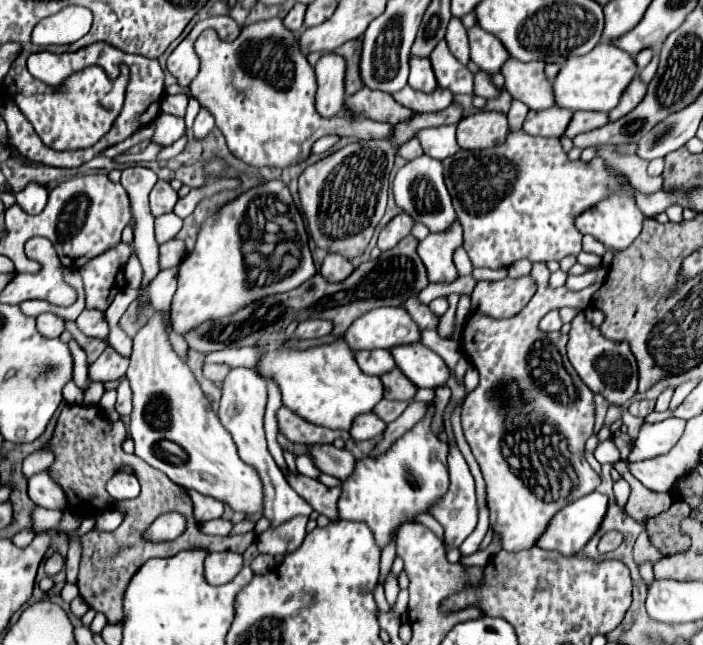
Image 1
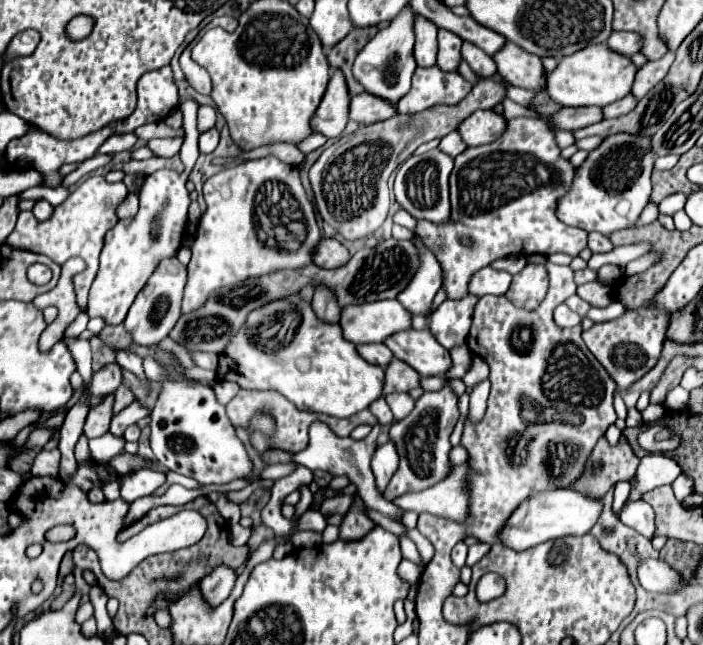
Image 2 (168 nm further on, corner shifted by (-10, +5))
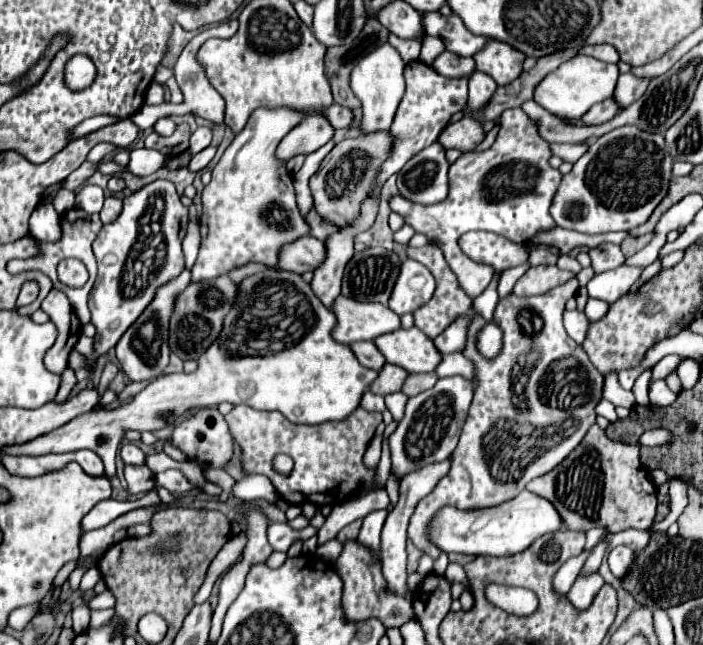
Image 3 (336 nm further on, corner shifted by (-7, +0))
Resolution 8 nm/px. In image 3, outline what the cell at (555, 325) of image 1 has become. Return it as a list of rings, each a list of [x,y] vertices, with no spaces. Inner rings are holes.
[[[566,310],[564,312],[564,328],[572,340],[582,344],[586,338],[586,330],[588,330],[588,318],[584,316],[584,312],[578,312],[578,310],[568,312]]]

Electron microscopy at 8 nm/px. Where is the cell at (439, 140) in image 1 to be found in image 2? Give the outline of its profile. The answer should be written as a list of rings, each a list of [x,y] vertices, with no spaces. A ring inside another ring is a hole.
[[[453,131],[453,133],[449,133],[449,135],[445,135],[445,137],[441,139],[439,149],[441,149],[443,153],[451,155],[451,157],[457,157],[461,151],[465,151],[465,149],[467,149],[467,145],[465,145],[465,143],[463,143],[463,139],[459,137],[459,133],[457,133],[457,131]]]

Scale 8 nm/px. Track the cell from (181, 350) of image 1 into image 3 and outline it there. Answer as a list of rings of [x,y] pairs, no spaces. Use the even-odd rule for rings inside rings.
[[[194,204],[189,207],[188,228],[186,238],[182,242],[184,258],[186,258],[186,268],[190,270],[194,266],[198,257],[198,246],[201,244],[201,235],[198,232],[199,214]]]

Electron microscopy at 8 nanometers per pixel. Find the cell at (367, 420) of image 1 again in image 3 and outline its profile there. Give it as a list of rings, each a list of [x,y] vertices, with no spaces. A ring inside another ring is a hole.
[[[370,390],[364,392],[364,398],[360,402],[360,406],[368,412],[384,412],[386,410],[386,404],[384,404],[384,398],[378,396],[378,394],[372,394]]]

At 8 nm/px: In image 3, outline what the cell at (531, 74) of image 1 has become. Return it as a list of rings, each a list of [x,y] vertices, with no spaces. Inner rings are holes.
[[[488,40],[488,46],[484,46],[484,50],[474,56],[476,70],[490,74],[498,86],[506,86],[522,74],[524,58],[526,56],[516,48],[500,40]]]

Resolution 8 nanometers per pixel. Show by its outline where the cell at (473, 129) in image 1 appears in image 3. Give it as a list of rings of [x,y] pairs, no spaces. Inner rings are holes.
[[[464,116],[458,122],[452,122],[448,128],[444,128],[438,136],[438,142],[444,148],[458,148],[462,152],[474,150],[482,140],[486,138],[486,132],[482,124],[474,118]]]

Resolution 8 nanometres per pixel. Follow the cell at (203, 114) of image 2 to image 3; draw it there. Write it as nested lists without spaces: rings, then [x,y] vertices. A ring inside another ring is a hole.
[[[208,126],[196,128],[196,132],[192,132],[192,136],[190,136],[190,152],[196,154],[196,152],[204,150],[210,144],[210,140],[212,140],[212,128],[208,128]]]

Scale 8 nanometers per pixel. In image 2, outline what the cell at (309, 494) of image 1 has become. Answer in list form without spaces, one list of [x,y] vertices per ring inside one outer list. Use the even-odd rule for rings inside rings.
[[[355,497],[355,503],[351,505],[349,513],[345,515],[343,525],[339,527],[343,541],[357,541],[367,529],[373,529],[375,523],[363,513],[363,501],[361,497]]]

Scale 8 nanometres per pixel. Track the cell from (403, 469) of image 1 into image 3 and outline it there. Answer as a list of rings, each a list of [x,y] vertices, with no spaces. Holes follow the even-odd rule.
[[[448,376],[440,378],[434,388],[424,390],[408,400],[402,422],[388,438],[392,456],[392,474],[396,476],[396,480],[402,480],[406,474],[426,464],[442,462],[454,452],[472,396],[474,390],[468,380],[464,380],[462,376]]]

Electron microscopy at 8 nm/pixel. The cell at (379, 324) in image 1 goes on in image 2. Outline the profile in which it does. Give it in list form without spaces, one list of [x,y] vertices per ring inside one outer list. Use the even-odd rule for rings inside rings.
[[[397,299],[373,301],[367,305],[347,305],[341,309],[343,337],[353,345],[381,343],[389,335],[411,327],[411,313]]]

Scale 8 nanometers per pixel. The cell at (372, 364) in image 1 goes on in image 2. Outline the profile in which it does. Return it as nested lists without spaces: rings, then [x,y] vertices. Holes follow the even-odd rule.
[[[367,343],[367,345],[357,345],[357,353],[373,365],[387,367],[393,359],[393,353],[387,349],[385,343]]]

